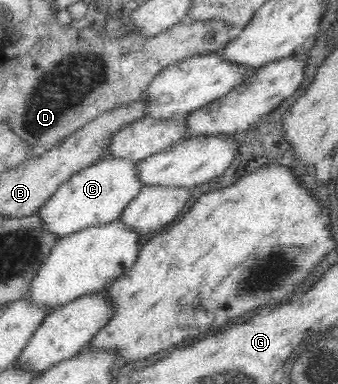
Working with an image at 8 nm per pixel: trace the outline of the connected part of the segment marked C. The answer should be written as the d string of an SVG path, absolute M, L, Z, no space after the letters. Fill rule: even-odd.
M102 159L76 172L43 201L34 214L38 216L41 231L59 240L93 225L118 219L122 208L142 189L134 168L134 161Z

